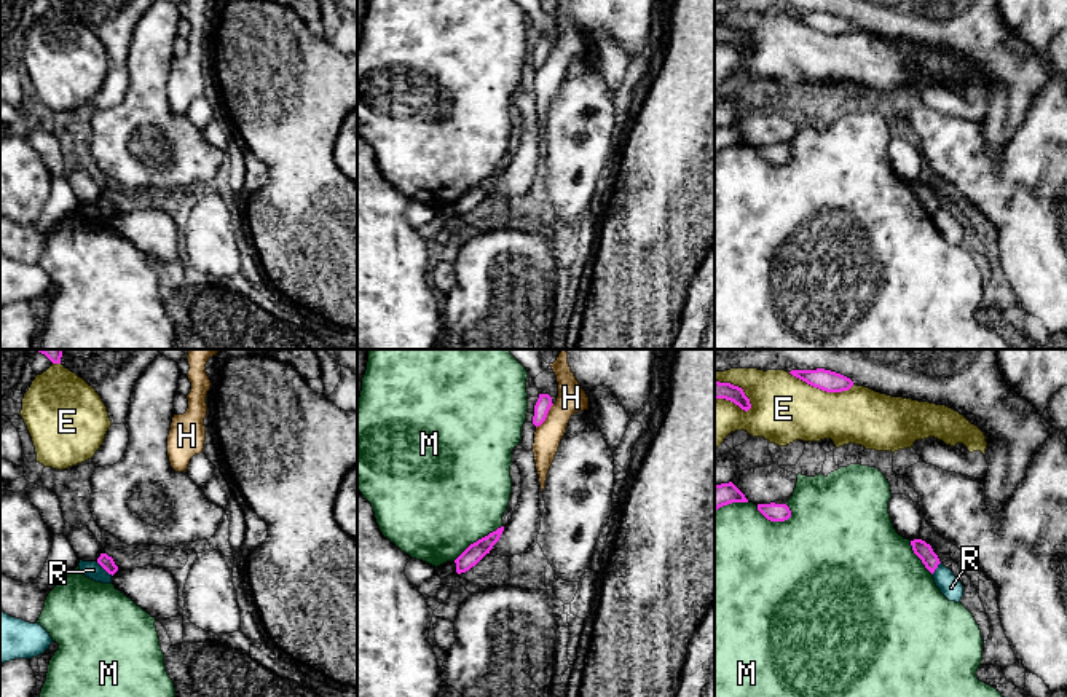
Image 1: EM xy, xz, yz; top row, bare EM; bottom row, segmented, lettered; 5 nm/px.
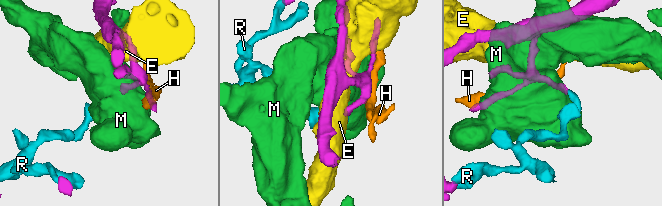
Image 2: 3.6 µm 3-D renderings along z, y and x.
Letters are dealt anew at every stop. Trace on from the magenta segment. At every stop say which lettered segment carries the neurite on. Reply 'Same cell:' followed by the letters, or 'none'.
Same cell: none

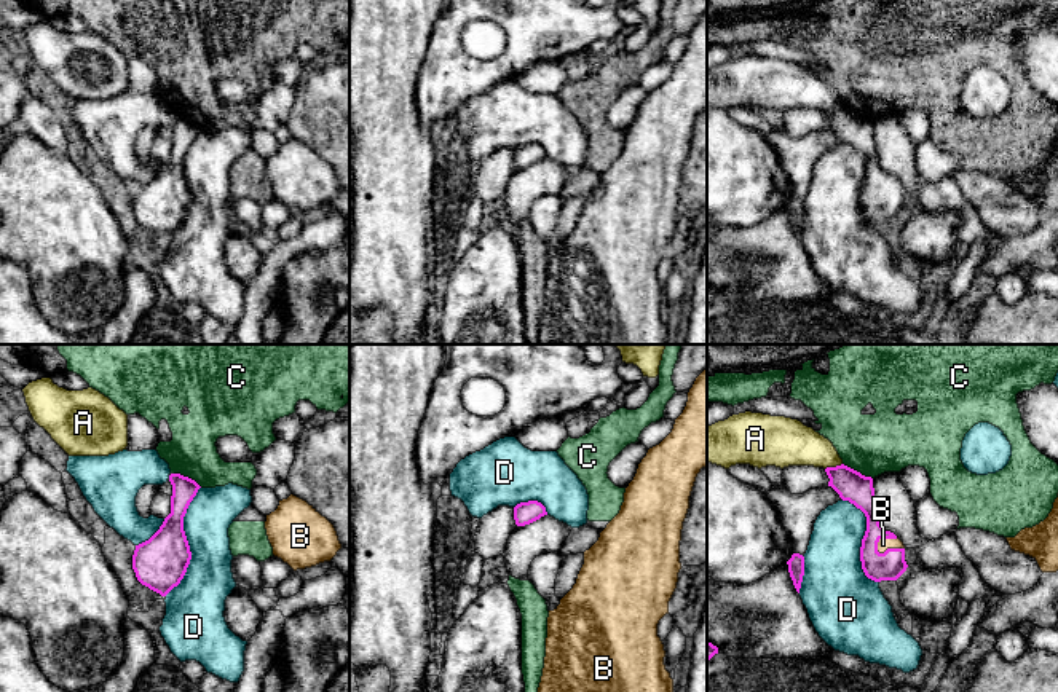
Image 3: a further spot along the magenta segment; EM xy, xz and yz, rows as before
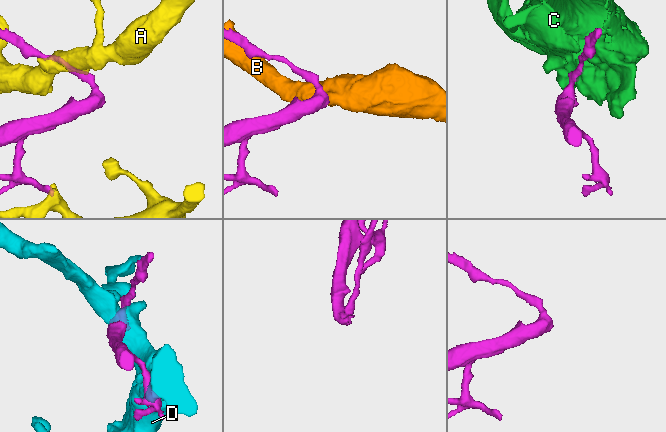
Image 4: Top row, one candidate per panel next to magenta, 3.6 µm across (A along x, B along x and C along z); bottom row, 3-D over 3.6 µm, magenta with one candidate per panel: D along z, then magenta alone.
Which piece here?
Same cell: B

